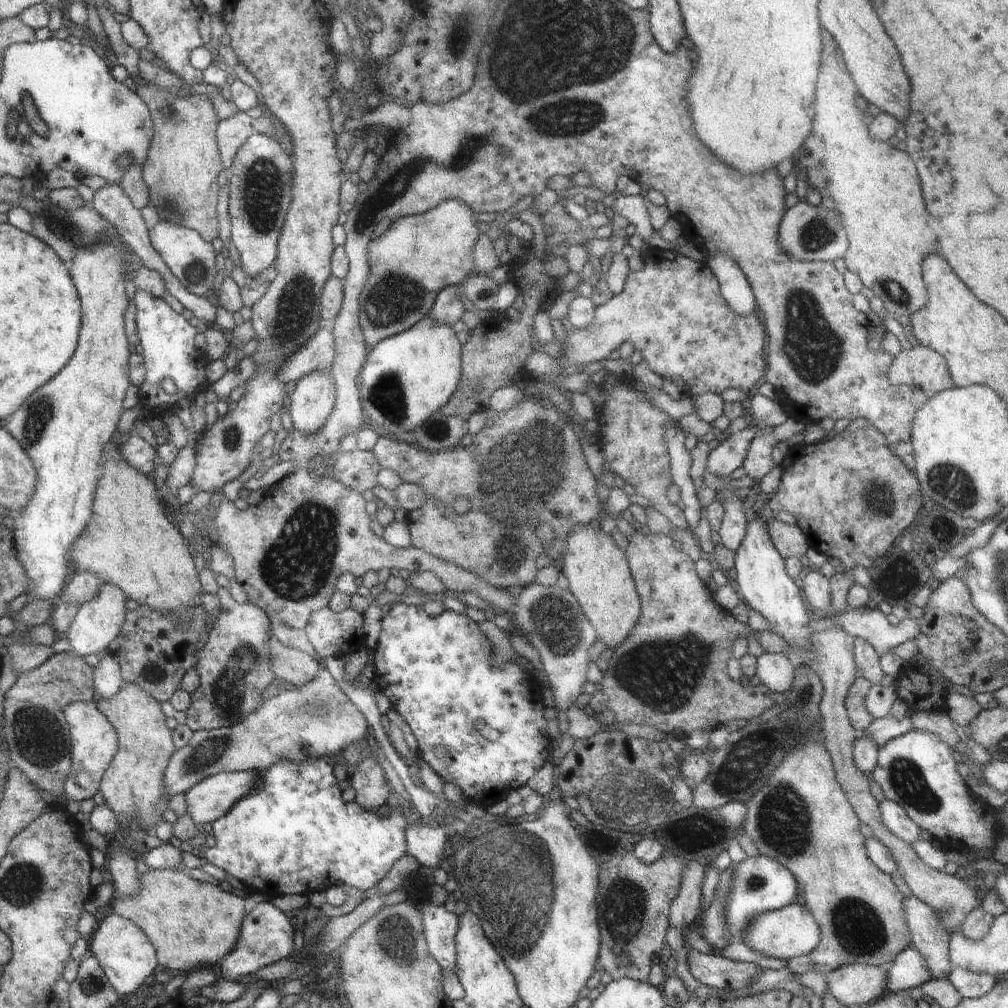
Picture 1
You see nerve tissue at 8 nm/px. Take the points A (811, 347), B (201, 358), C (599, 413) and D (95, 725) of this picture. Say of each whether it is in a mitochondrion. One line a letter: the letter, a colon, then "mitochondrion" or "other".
A: mitochondrion
B: other
C: other
D: other

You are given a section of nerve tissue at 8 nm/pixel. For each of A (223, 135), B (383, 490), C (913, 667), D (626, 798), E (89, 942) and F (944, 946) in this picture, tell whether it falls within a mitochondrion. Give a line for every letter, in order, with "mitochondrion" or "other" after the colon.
A: other
B: other
C: other
D: mitochondrion
E: other
F: other

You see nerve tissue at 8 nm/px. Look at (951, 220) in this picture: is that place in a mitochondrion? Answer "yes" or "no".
no

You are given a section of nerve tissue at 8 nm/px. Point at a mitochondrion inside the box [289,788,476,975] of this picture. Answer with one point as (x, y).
(396, 936)

